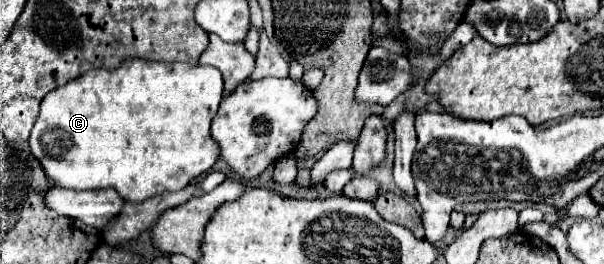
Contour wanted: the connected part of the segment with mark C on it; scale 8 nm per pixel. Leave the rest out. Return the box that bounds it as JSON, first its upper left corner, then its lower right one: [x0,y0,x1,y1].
[29,59,223,203]

